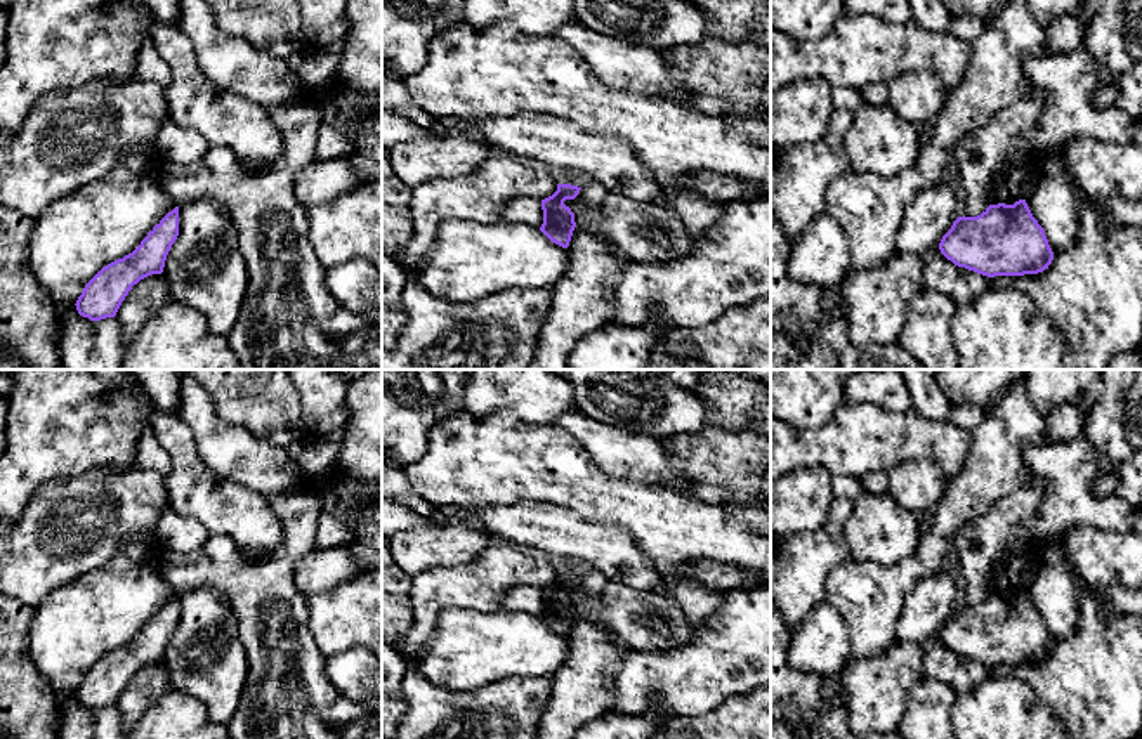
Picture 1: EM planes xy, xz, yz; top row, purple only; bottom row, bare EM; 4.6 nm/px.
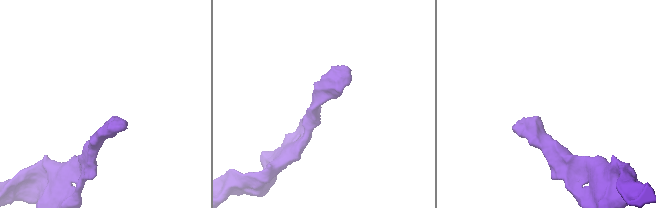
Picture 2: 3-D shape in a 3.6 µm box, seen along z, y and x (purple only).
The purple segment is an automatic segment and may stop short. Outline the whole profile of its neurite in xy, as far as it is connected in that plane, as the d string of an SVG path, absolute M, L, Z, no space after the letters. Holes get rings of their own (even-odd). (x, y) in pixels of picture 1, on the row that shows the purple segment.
M179 206L168 212L132 253L108 264L85 284L75 304L78 314L90 321L115 317L134 284L163 272L177 236Z

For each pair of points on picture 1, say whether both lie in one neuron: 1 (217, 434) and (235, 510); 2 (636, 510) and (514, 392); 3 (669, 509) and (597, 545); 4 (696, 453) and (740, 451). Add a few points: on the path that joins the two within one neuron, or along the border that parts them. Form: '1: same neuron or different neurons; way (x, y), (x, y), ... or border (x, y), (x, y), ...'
1: different neurons; border (196, 451), (210, 469), (264, 497)
2: different neurons; border (509, 410), (525, 422), (551, 425)
3: different neurons; border (587, 519), (623, 528), (653, 561)
4: same neuron; way (707, 453), (729, 453)

